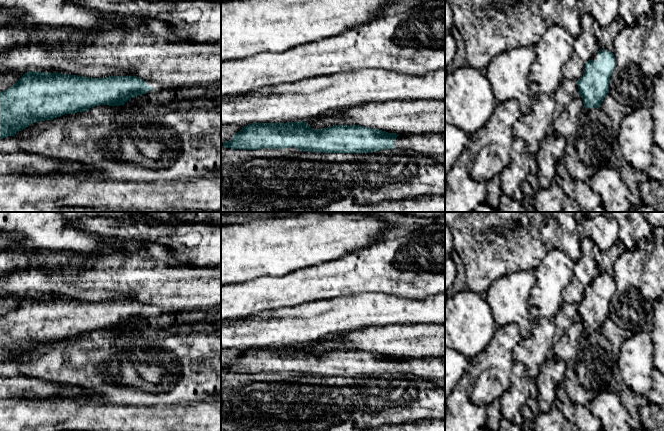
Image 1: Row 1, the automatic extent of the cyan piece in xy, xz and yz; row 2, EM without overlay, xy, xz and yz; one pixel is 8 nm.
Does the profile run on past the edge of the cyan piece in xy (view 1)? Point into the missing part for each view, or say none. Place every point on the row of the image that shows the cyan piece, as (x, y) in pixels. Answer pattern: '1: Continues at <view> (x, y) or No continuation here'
1: No continuation here

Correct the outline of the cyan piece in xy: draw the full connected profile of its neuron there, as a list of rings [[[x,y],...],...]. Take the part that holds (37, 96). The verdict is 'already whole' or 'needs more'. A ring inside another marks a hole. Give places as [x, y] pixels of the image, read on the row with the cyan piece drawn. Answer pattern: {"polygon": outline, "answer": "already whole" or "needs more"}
{"polygon": [[[29,71],[6,91],[0,91],[0,139],[38,121],[99,105],[124,105],[149,90],[154,88],[136,76],[90,78]]], "answer": "already whole"}

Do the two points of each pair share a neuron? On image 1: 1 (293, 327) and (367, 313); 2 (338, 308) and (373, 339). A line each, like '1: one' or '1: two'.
1: one
2: two

